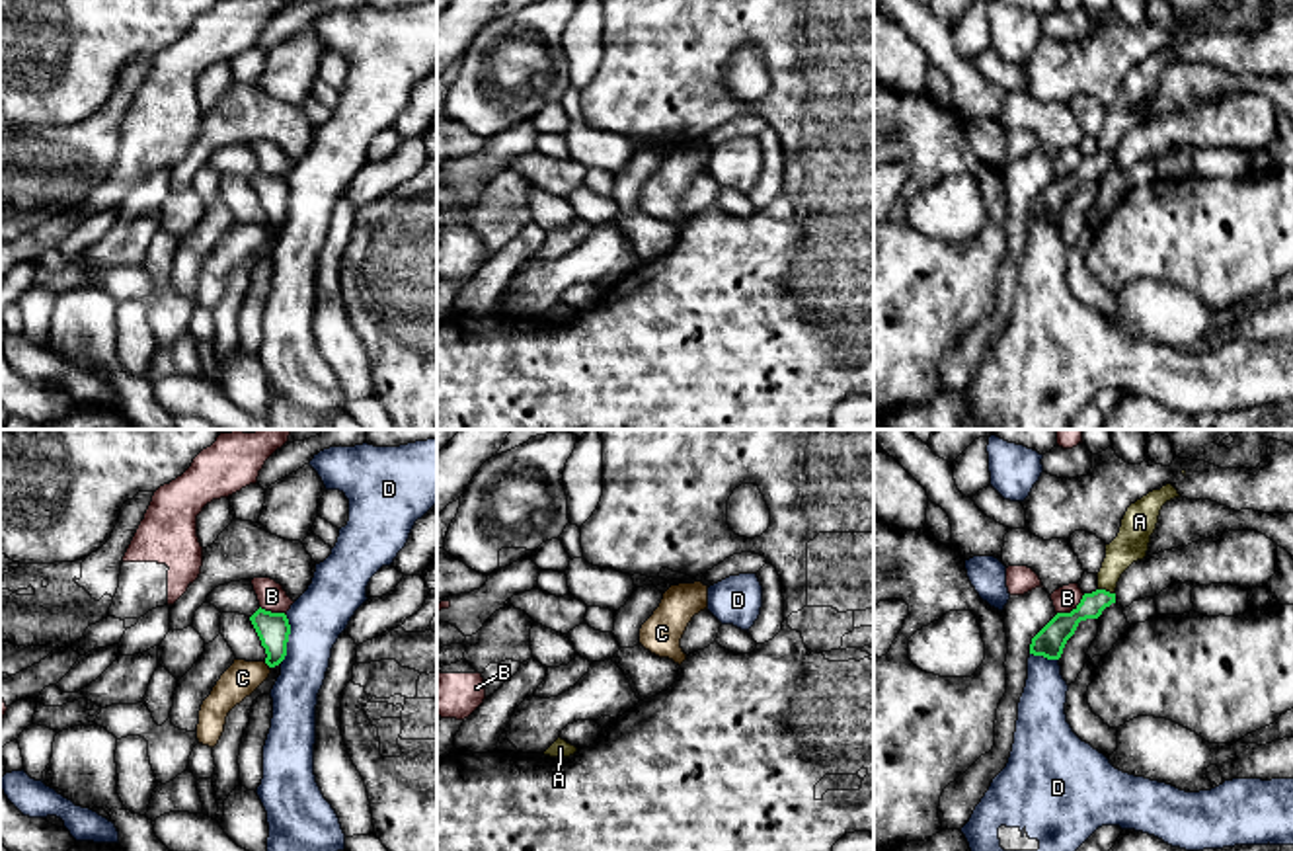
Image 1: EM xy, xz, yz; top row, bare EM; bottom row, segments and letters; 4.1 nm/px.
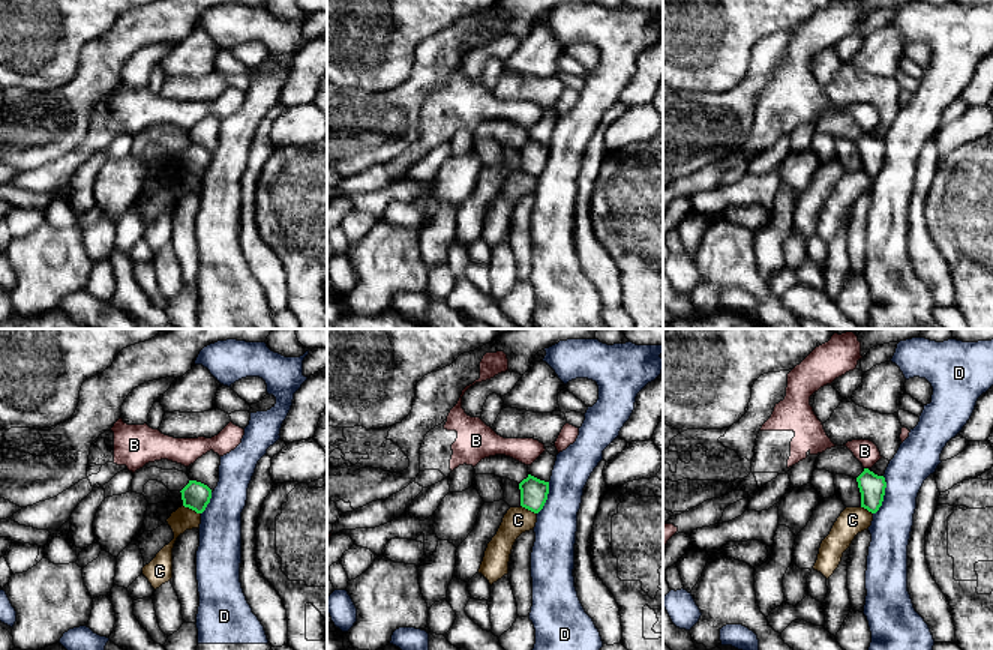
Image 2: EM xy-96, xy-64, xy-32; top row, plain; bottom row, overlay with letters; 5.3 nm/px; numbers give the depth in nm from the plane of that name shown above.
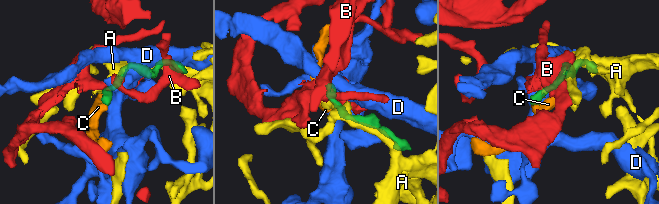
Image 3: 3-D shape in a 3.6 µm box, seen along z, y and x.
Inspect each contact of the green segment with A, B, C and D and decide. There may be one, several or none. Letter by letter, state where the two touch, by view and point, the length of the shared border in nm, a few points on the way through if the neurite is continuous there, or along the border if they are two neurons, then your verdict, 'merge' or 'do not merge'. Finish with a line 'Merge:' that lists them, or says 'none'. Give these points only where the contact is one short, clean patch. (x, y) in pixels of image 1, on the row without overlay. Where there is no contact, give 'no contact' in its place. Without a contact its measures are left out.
A: meets green in yz at (1104, 153); contact 80 nm long; do not merge
B: meets green in yz at (1073, 172); contact 150 nm long; border along yz (1085, 157), (1069, 174), (1057, 176); do not merge
C: meets green in xy at (268, 227); contact 40 nm long; border along xy (264, 225), (270, 229); do not merge
D: meets green in xy at (287, 202); contact 190 nm long; border along xy (287, 178), (289, 203), (287, 217), (281, 223); do not merge
Merge: none

